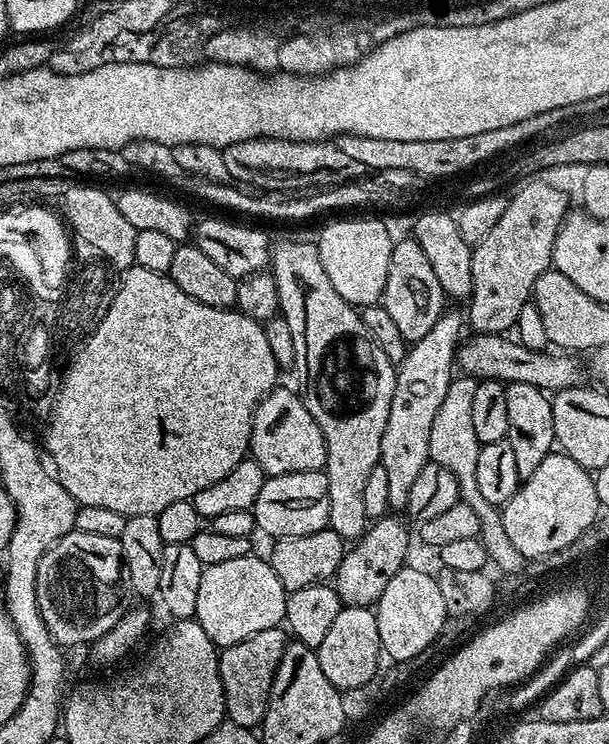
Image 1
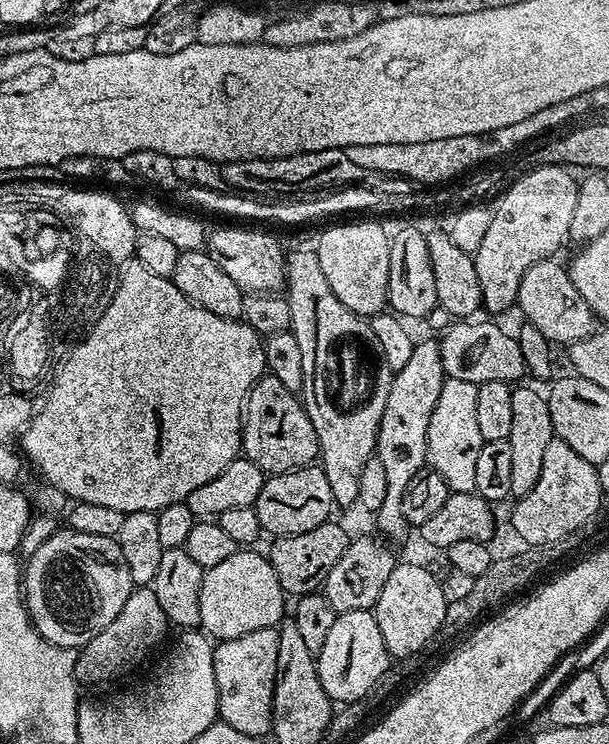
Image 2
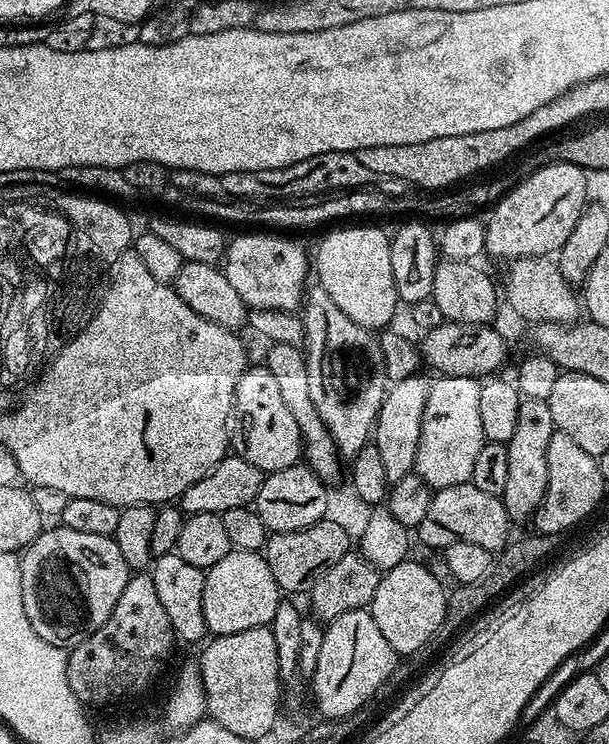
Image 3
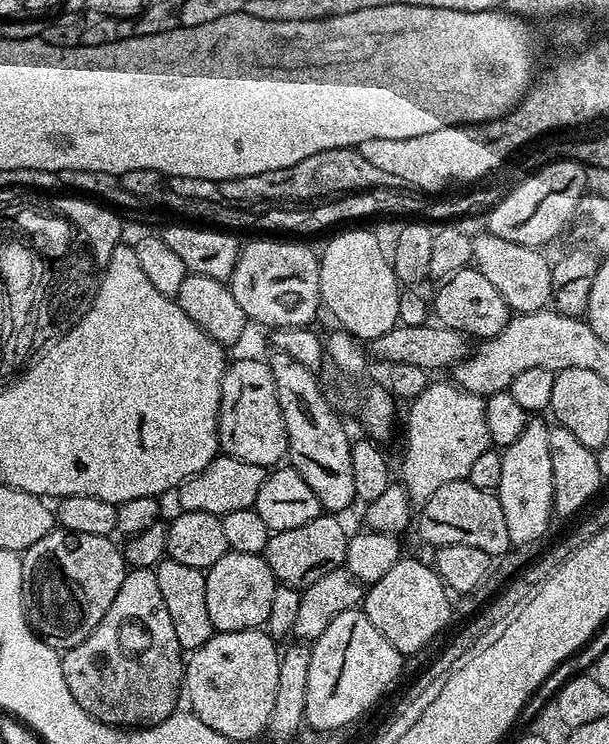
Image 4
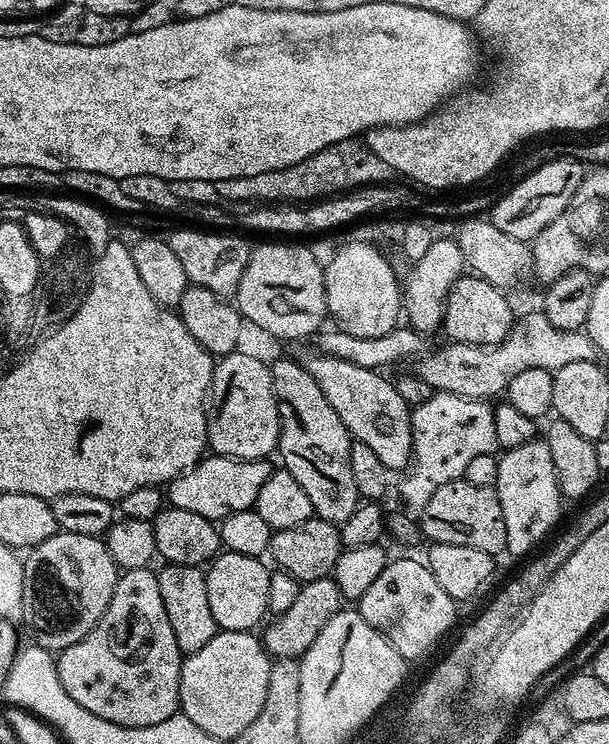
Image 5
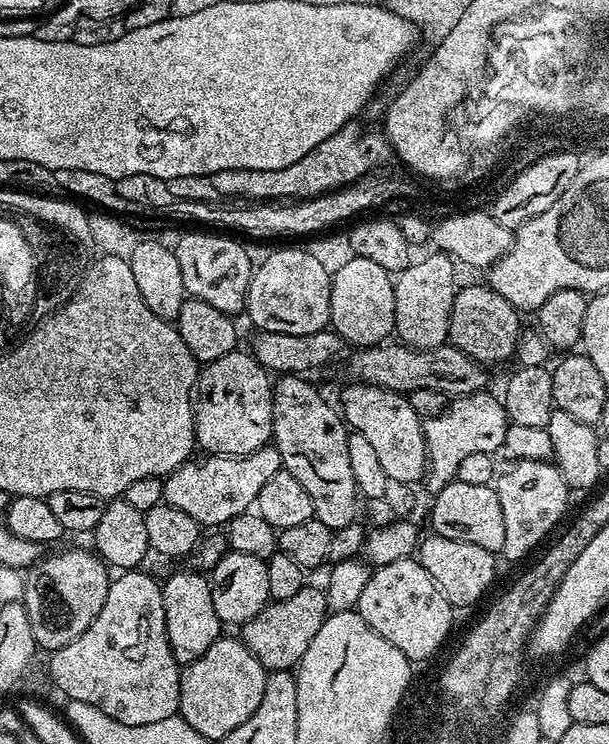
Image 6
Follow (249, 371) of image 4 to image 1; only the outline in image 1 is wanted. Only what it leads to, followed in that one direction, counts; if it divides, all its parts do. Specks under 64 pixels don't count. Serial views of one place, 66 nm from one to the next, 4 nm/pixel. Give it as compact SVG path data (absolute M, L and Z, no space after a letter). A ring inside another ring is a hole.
M283 386L273 388L261 398L254 410L248 446L251 459L262 466L265 477L287 472L319 472L326 462L326 438L322 438L318 422L310 418L310 410L306 410L299 395Z

